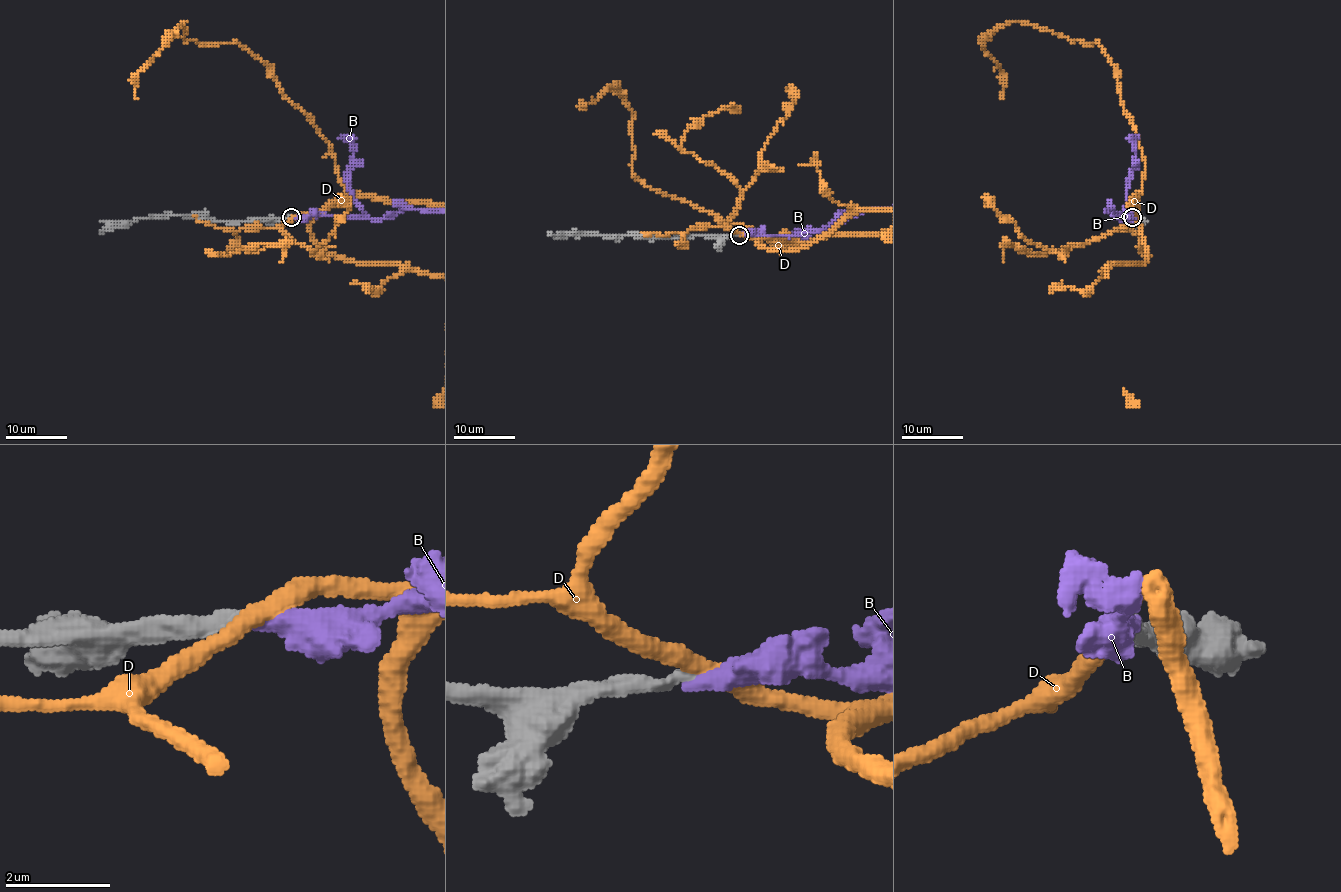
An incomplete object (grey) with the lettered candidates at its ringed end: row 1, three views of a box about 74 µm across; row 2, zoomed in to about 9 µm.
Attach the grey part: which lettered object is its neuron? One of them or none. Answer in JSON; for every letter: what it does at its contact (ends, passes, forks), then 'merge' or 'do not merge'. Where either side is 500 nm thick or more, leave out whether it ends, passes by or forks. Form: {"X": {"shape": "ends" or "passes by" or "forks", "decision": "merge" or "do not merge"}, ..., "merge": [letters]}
{"B": {"shape": "ends", "decision": "merge"}, "D": {"shape": "passes by", "decision": "do not merge"}, "merge": ["B"]}

